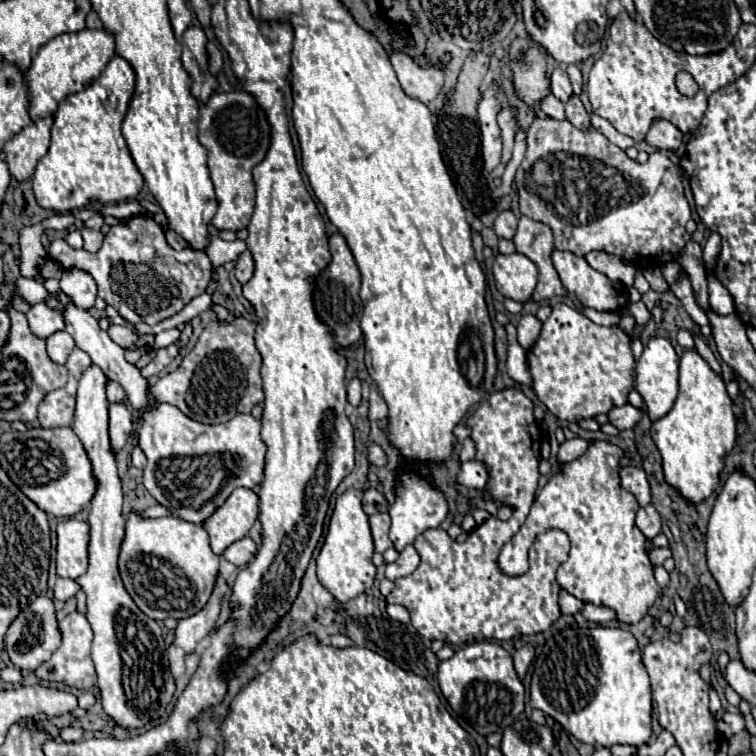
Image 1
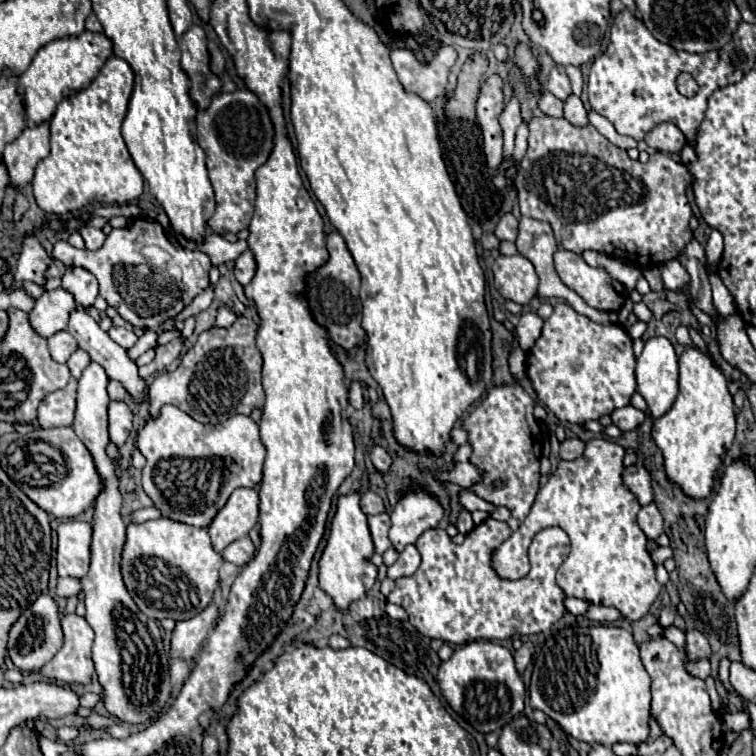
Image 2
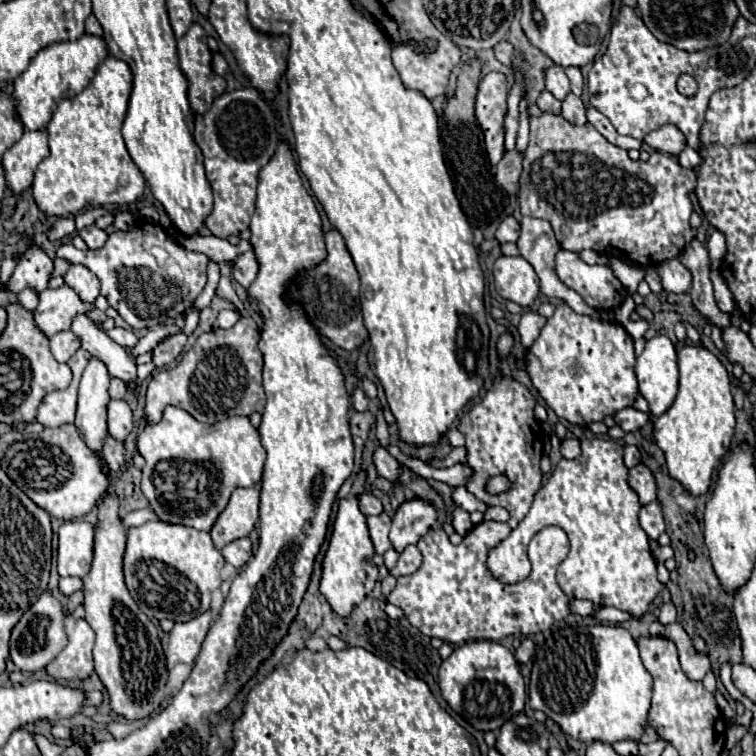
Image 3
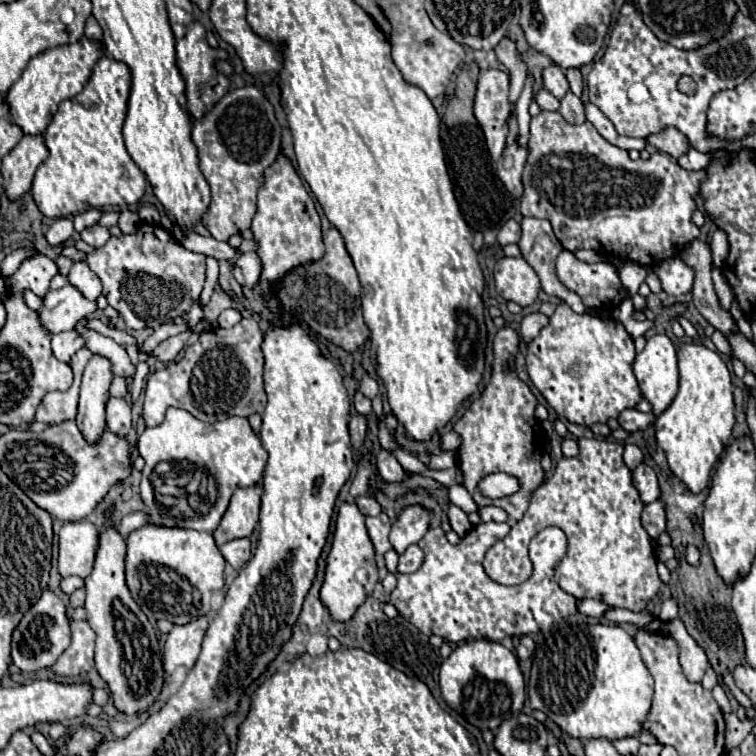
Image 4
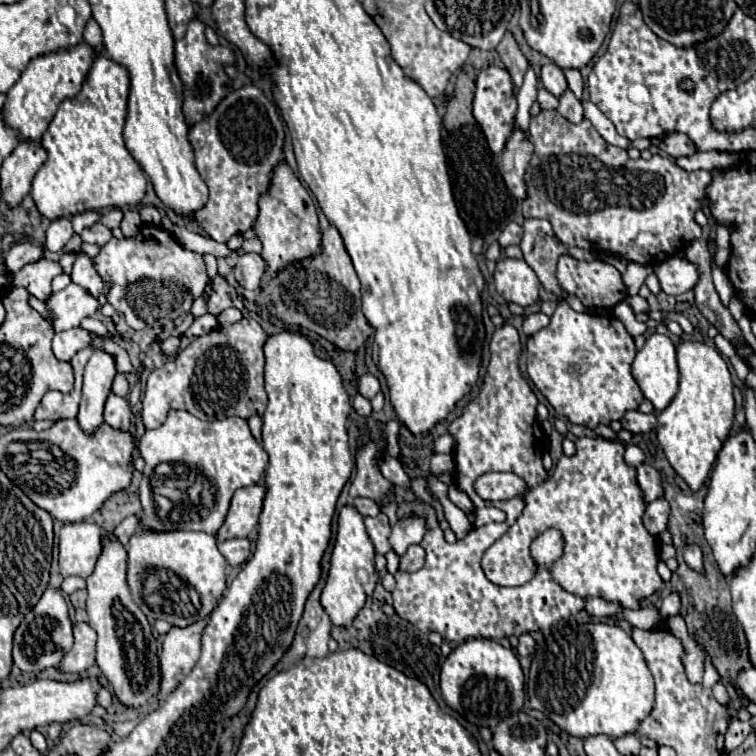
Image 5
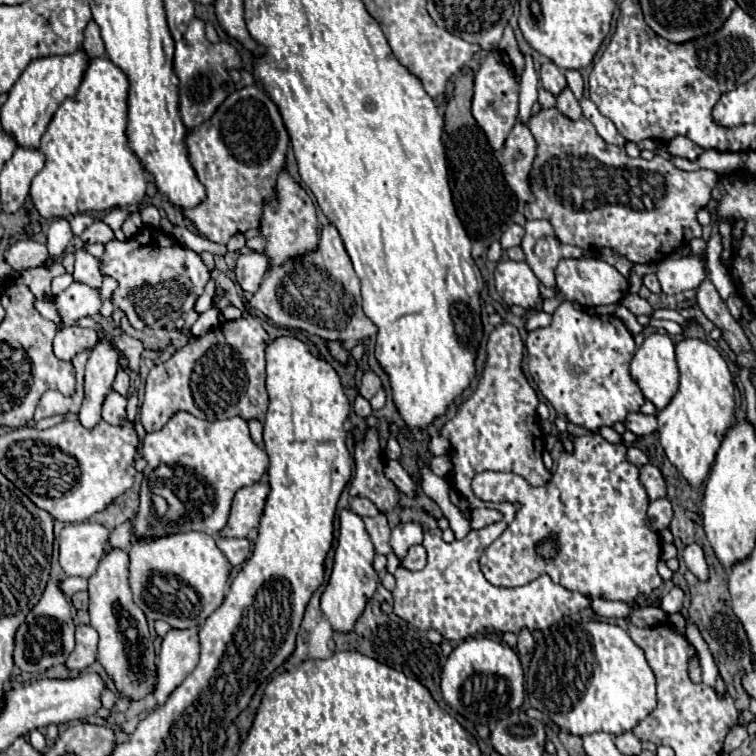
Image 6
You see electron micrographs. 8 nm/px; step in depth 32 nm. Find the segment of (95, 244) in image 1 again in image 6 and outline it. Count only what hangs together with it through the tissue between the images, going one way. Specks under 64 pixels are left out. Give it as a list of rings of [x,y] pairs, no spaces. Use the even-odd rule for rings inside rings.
[[[96,220],[92,226],[88,226],[88,228],[82,232],[80,240],[82,240],[84,244],[96,244],[96,242],[108,244],[110,240],[114,240],[114,232],[110,230],[110,226],[108,226],[108,224],[104,224],[104,222]]]

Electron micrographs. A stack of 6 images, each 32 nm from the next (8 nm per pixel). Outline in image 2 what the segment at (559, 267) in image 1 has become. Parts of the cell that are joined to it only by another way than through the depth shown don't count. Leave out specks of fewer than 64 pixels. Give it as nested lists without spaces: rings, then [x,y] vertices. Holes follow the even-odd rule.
[[[558,250],[554,264],[560,280],[596,310],[612,310],[612,304],[622,304],[628,298],[628,290],[604,268],[588,266],[574,252]]]

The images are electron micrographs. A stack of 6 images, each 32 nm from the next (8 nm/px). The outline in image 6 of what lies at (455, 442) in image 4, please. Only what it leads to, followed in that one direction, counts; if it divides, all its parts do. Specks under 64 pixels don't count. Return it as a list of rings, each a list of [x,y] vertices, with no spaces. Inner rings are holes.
[[[442,436],[432,437],[429,443],[429,451],[433,456],[440,456],[448,453],[450,442]]]

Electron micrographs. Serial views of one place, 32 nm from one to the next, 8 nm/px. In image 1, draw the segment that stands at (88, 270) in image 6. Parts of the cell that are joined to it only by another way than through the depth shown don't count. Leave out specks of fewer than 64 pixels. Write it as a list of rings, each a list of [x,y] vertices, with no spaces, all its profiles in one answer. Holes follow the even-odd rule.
[[[78,268],[64,270],[64,274],[60,278],[60,288],[64,294],[68,294],[72,298],[72,302],[78,308],[88,310],[94,306],[98,286],[96,286],[96,280],[88,272],[78,270]]]

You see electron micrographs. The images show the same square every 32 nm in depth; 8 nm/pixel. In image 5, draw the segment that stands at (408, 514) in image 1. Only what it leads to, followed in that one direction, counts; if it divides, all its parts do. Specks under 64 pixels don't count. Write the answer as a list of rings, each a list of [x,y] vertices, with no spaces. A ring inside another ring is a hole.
[[[422,518],[400,520],[396,526],[392,526],[392,534],[390,534],[392,550],[398,556],[404,556],[406,550],[408,550],[408,546],[422,542],[424,532],[426,532],[426,528],[424,528],[424,520]]]

